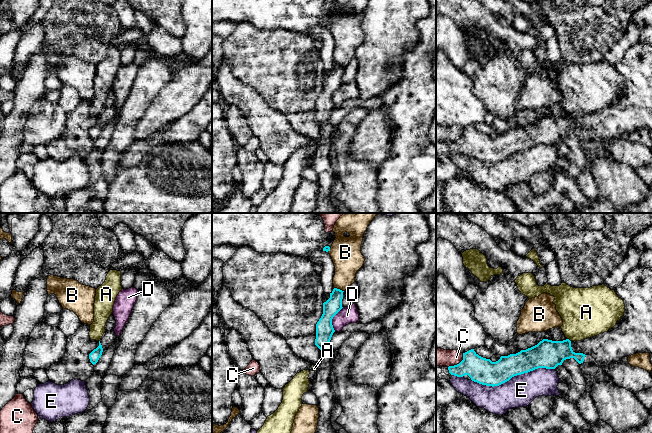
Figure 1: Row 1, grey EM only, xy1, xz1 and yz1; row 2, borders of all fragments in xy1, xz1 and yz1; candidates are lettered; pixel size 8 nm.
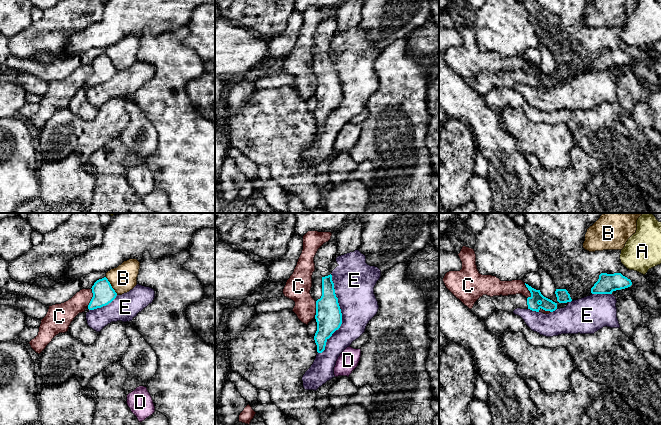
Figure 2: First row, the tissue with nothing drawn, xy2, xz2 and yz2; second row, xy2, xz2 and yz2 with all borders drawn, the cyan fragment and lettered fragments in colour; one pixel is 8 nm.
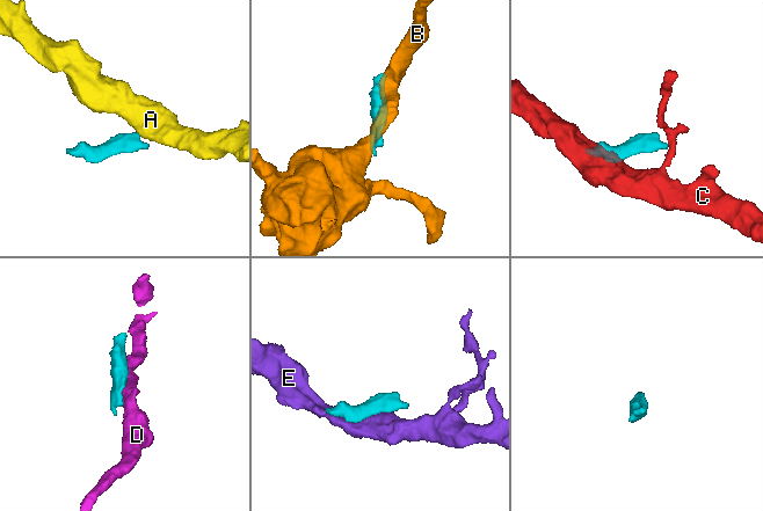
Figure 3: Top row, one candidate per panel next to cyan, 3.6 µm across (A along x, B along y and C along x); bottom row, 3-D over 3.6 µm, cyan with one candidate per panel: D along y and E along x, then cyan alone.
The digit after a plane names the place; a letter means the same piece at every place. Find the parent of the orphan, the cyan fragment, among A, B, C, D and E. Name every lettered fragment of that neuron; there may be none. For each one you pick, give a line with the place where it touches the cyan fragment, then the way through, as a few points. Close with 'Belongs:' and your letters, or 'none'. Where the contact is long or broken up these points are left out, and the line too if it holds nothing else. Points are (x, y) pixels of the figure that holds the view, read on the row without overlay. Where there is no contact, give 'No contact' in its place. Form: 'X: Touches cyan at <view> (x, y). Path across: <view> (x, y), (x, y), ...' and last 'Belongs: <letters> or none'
Belongs: none

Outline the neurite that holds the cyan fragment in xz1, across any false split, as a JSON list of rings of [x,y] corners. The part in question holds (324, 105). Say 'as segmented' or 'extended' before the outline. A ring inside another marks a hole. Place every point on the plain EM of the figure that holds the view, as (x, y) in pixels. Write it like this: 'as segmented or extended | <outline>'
extended | [[[337,64],[333,65],[330,74],[323,79],[323,90],[316,100],[315,121],[321,126],[321,133],[312,163],[319,184],[318,202],[313,213],[338,213],[331,199],[332,185],[336,179],[336,169],[330,152],[335,137],[335,127],[329,123],[329,118],[335,108],[332,95],[343,84],[343,68]]]

